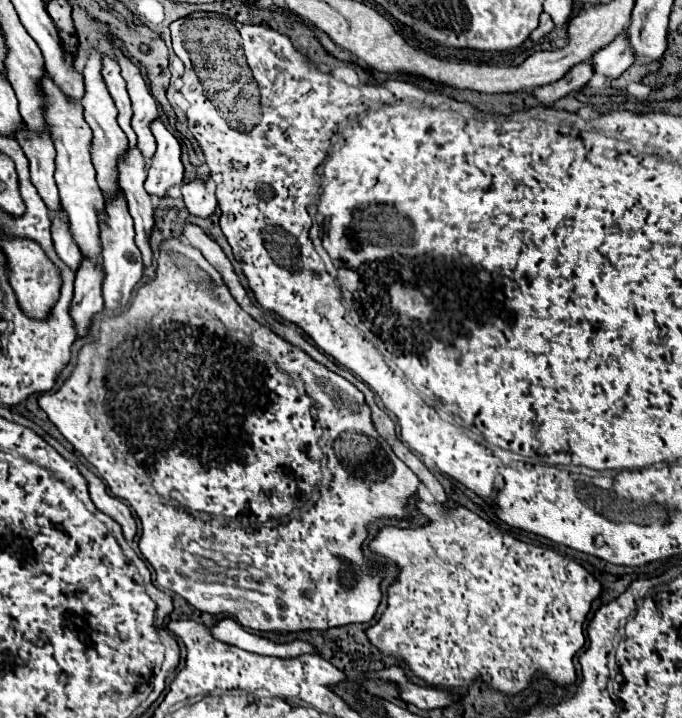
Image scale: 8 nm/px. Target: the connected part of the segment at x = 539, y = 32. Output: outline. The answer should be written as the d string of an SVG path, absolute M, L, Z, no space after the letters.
M541 12L541 22L539 22L539 26L531 32L531 40L533 42L537 42L541 36L545 36L545 34L549 34L551 30L555 28L555 24L553 24L553 20L551 20L551 16L547 14L547 12Z

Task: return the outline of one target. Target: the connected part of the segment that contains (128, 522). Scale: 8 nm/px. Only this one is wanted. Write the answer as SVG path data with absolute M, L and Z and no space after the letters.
M81 466L81 474L83 474L83 476L87 478L87 482L89 482L89 494L91 494L93 504L95 504L101 512L105 512L105 514L109 514L113 520L117 520L117 522L121 524L121 528L123 528L125 540L131 542L137 528L135 528L135 520L133 520L129 508L127 508L119 498L109 496L105 484L103 484L91 470L87 470L85 466Z

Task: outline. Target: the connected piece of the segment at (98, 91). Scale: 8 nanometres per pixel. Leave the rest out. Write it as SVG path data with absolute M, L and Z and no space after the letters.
M89 48L87 50L87 64L83 68L83 82L85 82L85 96L81 98L81 106L83 106L83 118L85 122L91 126L93 130L93 142L91 142L91 158L93 158L93 166L97 170L97 184L103 190L103 194L115 196L115 188L117 188L117 160L125 154L127 144L127 136L121 130L121 126L117 124L117 108L113 104L113 98L103 82L101 76L101 52L97 48Z

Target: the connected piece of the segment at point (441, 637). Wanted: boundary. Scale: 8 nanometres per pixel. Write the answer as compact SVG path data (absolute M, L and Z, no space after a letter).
M433 504L433 512L429 512L429 516L425 516L425 520L427 520L425 526L411 526L413 530L401 530L399 527L386 525L378 532L373 539L373 544L371 544L371 550L377 556L383 556L387 560L395 560L401 566L401 574L399 574L399 580L389 588L389 606L387 606L385 614L379 618L377 624L373 624L367 630L367 636L369 636L371 644L377 646L385 654L393 654L393 656L399 656L399 658L407 660L407 664L409 664L409 668L413 670L415 676L423 678L431 686L441 686L441 688L471 686L471 682L475 682L479 676L481 676L483 682L487 682L489 686L493 686L493 688L497 688L497 690L501 690L505 694L517 694L517 692L525 690L533 676L549 678L551 682L559 682L561 686L573 684L575 682L573 656L585 644L583 624L585 624L585 618L587 618L587 614L591 610L591 602L601 594L601 584L597 582L597 578L593 574L589 574L583 566L569 560L567 556L561 556L561 554L557 554L557 552L553 552L549 548L539 548L539 546L533 546L533 544L525 544L525 542L501 532L497 526L491 526L485 520L481 520L481 528L467 528L469 526L467 520L473 518L467 512L471 512L471 510L467 510L463 506L447 508L443 504Z

